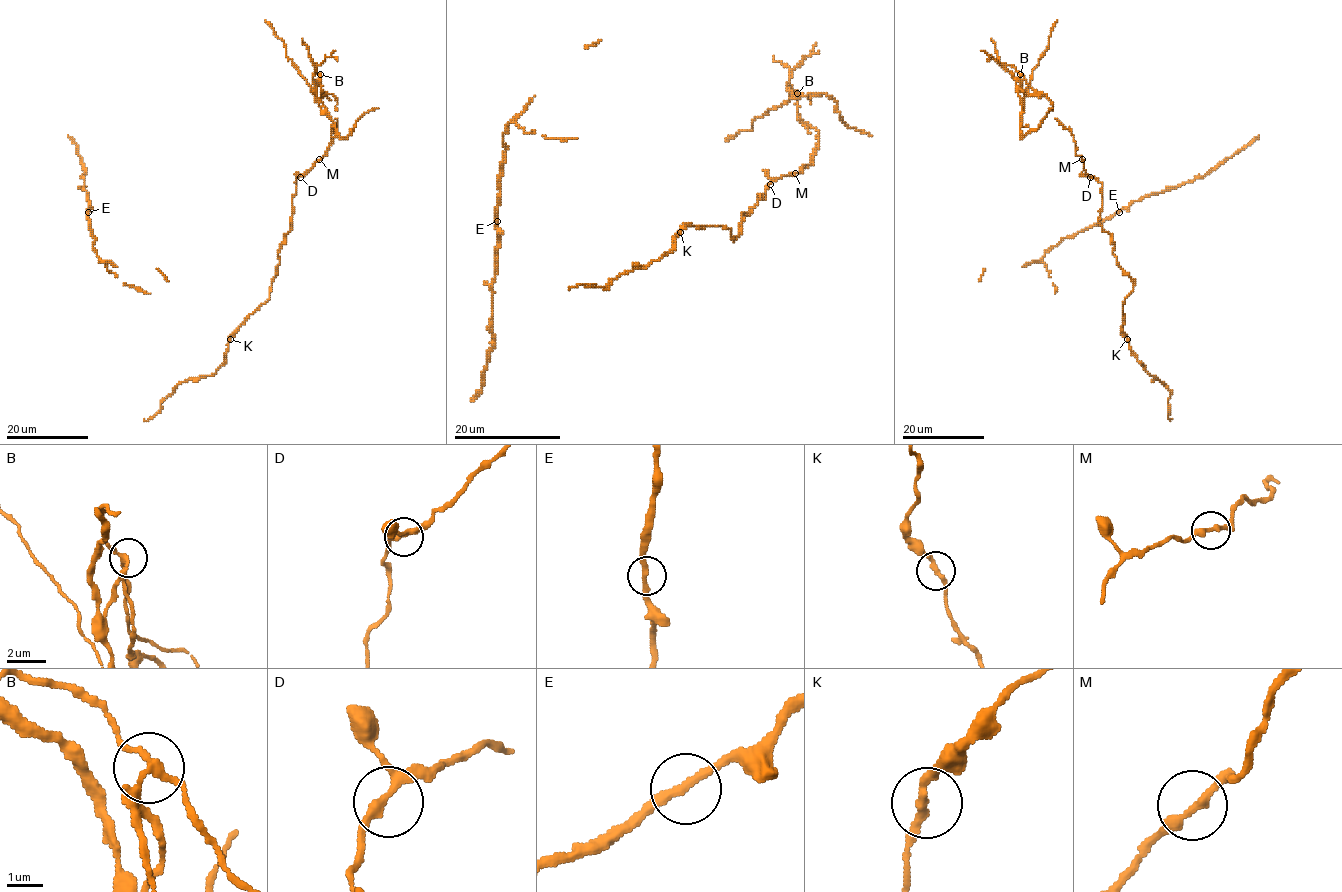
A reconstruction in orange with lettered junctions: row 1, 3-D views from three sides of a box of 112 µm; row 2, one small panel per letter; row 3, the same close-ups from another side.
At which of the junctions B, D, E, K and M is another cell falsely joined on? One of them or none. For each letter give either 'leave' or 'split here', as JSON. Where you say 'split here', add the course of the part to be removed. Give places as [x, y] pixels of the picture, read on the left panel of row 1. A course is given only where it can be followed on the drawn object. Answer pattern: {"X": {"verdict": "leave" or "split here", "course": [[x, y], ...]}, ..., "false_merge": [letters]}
{"B": {"verdict": "split here", "course": [[320, 75], [316, 94], [327, 115], [285, 54], [284, 43], [265, 20]]}, "D": {"verdict": "leave"}, "E": {"verdict": "leave"}, "K": {"verdict": "leave"}, "M": {"verdict": "leave"}, "false_merge": ["B"]}

